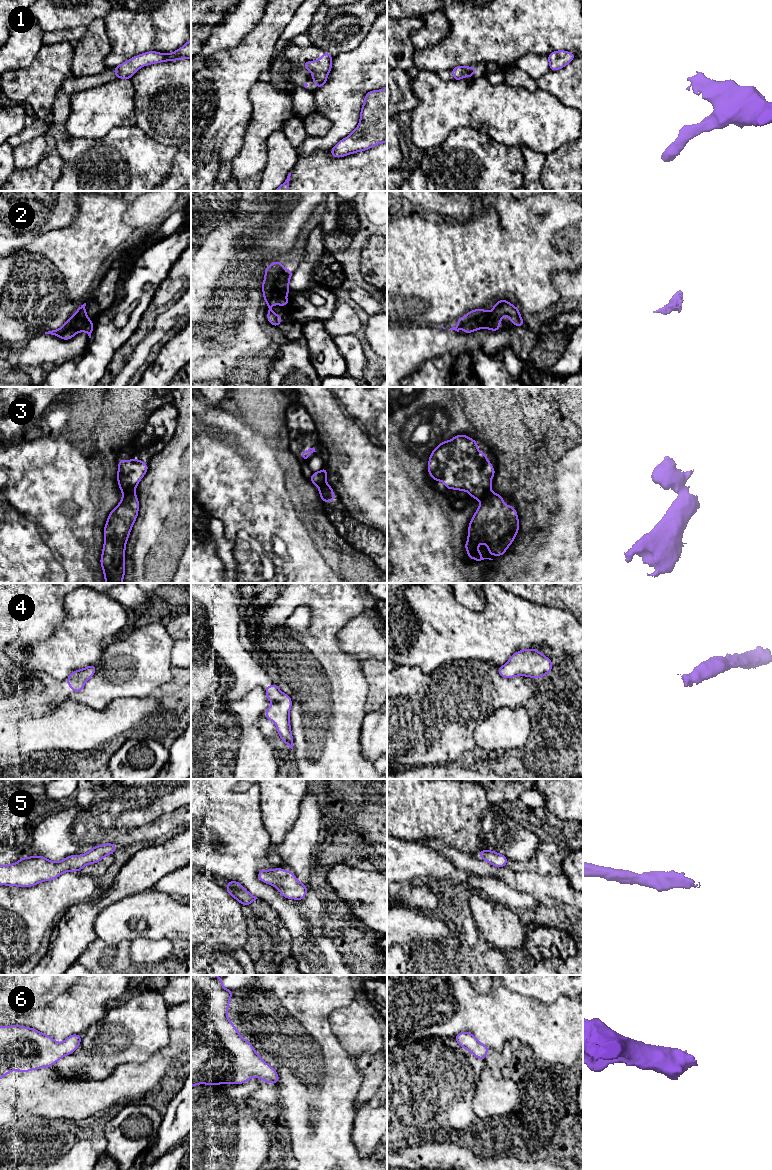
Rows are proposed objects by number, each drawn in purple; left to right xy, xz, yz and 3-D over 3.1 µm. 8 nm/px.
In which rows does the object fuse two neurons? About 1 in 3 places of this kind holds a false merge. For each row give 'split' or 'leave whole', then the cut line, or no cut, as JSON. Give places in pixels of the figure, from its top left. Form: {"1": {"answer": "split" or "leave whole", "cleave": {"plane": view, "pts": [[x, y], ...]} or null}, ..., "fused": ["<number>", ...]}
{"1": {"answer": "leave whole", "cleave": null}, "2": {"answer": "leave whole", "cleave": null}, "3": {"answer": "split", "cleave": {"plane": "xy", "pts": [[133, 488], [130, 488], [123, 494]]}}, "4": {"answer": "leave whole", "cleave": null}, "5": {"answer": "leave whole", "cleave": null}, "6": {"answer": "leave whole", "cleave": null}, "fused": ["3"]}

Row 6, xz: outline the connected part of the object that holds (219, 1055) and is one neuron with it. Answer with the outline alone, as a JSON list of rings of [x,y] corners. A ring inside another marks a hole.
[[[191,975],[191,1087],[199,1083],[242,1084],[251,1077],[277,1084],[276,1070],[256,1053],[227,1018],[233,991],[225,989],[222,980],[216,975]]]

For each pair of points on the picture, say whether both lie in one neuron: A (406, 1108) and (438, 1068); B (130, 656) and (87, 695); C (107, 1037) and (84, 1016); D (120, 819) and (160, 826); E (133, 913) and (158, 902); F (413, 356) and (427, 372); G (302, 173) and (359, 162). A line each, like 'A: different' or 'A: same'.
A: same
B: same
C: different
D: different
E: same
F: different
G: same

